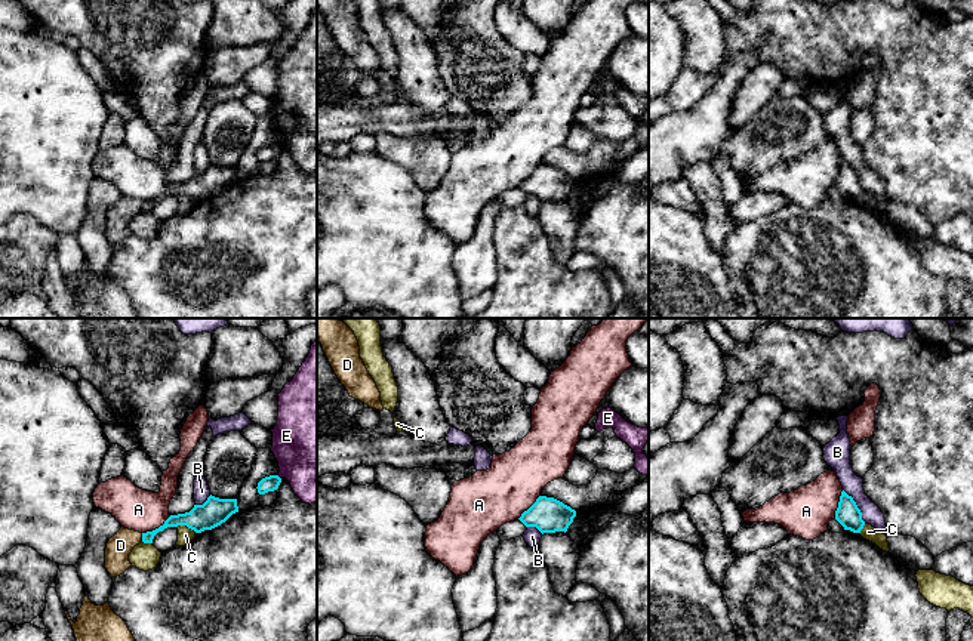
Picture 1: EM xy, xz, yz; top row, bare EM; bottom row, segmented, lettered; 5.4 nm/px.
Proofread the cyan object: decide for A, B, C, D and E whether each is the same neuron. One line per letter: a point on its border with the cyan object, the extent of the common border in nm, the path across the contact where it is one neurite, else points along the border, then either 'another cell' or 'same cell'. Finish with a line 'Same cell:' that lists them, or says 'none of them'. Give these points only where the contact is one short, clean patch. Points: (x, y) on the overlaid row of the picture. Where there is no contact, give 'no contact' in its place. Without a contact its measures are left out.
A: meets cyan in xy at (156, 529); contact 190 nm long; another cell
B: meets cyan in yz at (856, 507); contact 220 nm long; border along yz (843, 489), (855, 502), (865, 523); another cell
C: meets cyan in xy at (187, 526); contact 120 nm long; another cell
D: meets cyan in xy at (142, 538); contact 50 nm long; another cell
E: meets cyan in xy at (279, 477); contact 30 nm long; another cell
Same cell: none of them

